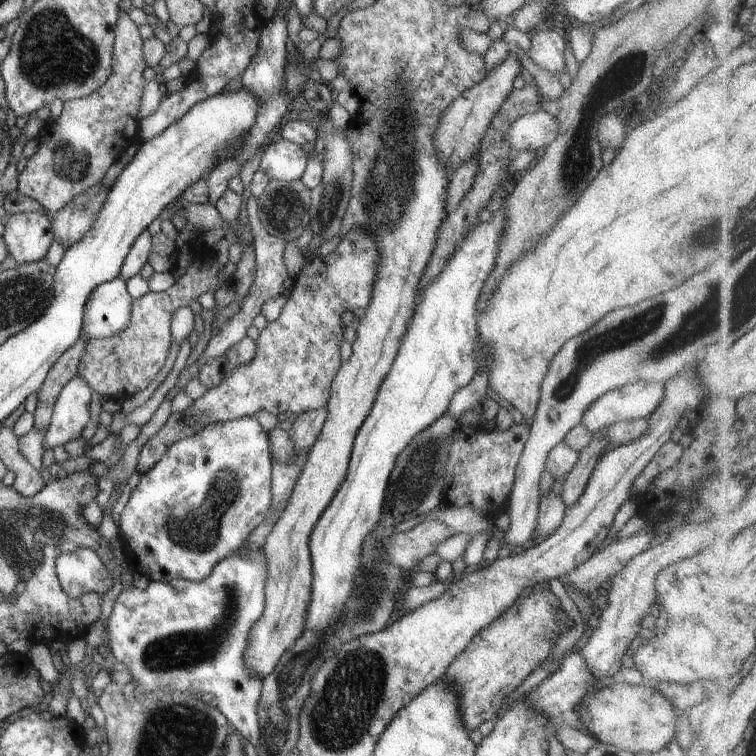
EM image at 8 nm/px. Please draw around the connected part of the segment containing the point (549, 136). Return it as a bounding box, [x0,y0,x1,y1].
[507,109,559,156]

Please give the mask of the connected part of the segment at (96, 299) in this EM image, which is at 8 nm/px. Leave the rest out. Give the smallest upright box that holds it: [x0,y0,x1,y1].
[81,276,133,339]

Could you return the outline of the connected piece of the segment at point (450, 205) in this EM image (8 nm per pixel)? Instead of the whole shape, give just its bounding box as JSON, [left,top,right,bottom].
[445,152,479,212]

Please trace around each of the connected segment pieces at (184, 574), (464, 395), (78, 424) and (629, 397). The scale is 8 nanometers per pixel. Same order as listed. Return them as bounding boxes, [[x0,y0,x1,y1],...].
[[118,416,271,581],[446,364,489,420],[45,374,92,450],[580,379,665,433]]

